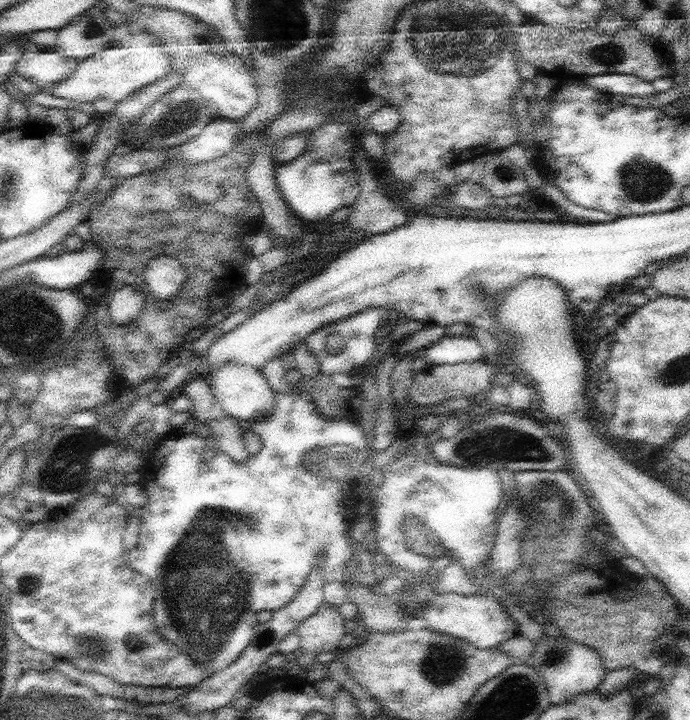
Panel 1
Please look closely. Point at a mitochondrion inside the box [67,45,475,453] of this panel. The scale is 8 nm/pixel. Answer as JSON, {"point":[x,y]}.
{"point":[176,121]}

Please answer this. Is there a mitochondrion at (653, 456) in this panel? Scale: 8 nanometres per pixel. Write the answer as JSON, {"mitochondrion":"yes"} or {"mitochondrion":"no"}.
{"mitochondrion":"no"}

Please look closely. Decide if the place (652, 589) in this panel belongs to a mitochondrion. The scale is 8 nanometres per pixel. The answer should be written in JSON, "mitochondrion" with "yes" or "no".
{"mitochondrion":"no"}

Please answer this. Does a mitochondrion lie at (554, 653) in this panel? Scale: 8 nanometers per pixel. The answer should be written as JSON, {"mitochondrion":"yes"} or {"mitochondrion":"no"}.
{"mitochondrion":"yes"}

